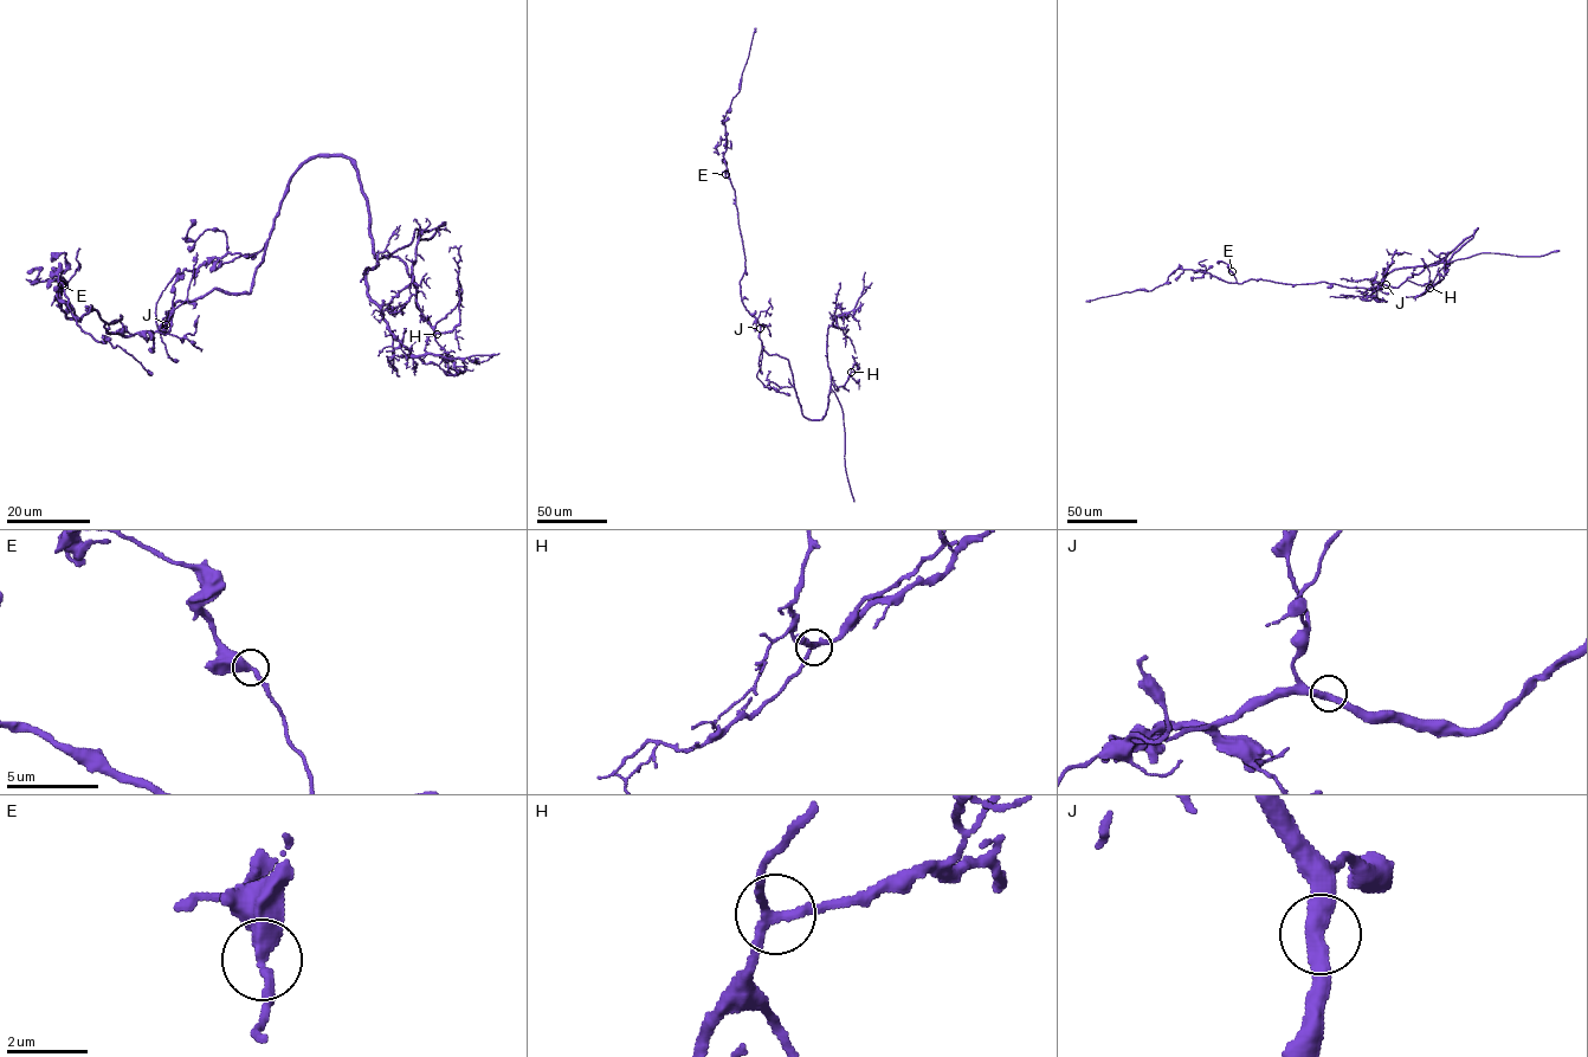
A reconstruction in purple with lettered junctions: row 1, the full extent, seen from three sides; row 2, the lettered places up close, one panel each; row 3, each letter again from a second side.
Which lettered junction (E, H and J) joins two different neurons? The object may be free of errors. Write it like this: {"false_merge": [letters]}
{"false_merge": []}

